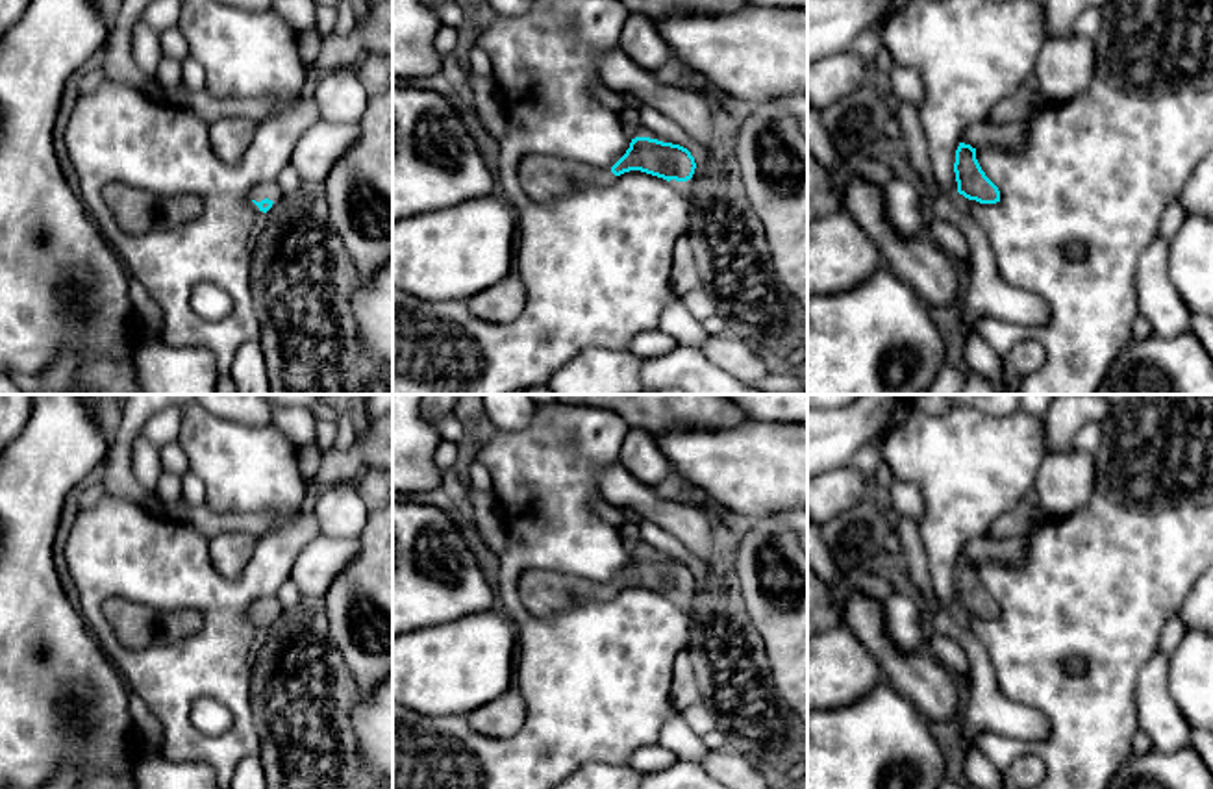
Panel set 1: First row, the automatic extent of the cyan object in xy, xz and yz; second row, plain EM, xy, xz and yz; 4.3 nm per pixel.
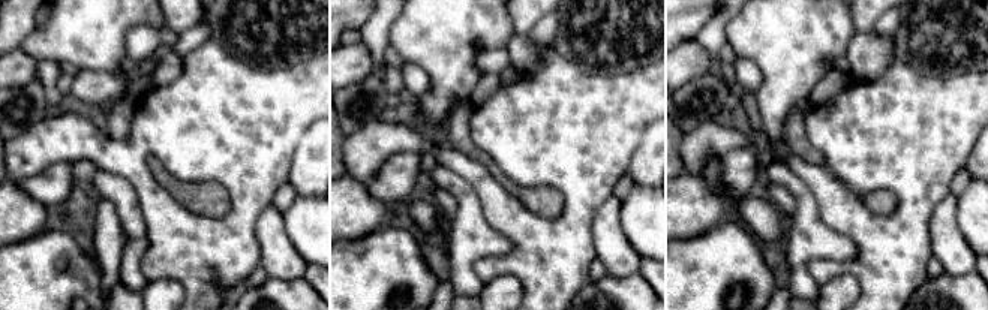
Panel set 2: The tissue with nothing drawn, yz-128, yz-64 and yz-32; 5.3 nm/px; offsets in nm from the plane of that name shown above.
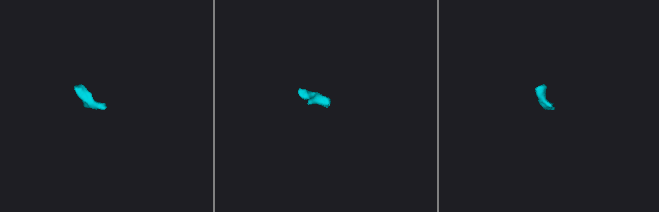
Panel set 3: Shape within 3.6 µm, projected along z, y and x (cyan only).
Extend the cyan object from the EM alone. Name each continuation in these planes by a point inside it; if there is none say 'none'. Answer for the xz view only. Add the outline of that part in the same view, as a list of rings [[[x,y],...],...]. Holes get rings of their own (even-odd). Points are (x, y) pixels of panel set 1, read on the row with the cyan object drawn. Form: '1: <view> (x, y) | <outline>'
1: xz (543, 178) | [[[528,156],[519,165],[519,182],[524,193],[541,204],[585,187],[611,185],[615,178],[611,170],[550,156]]]

